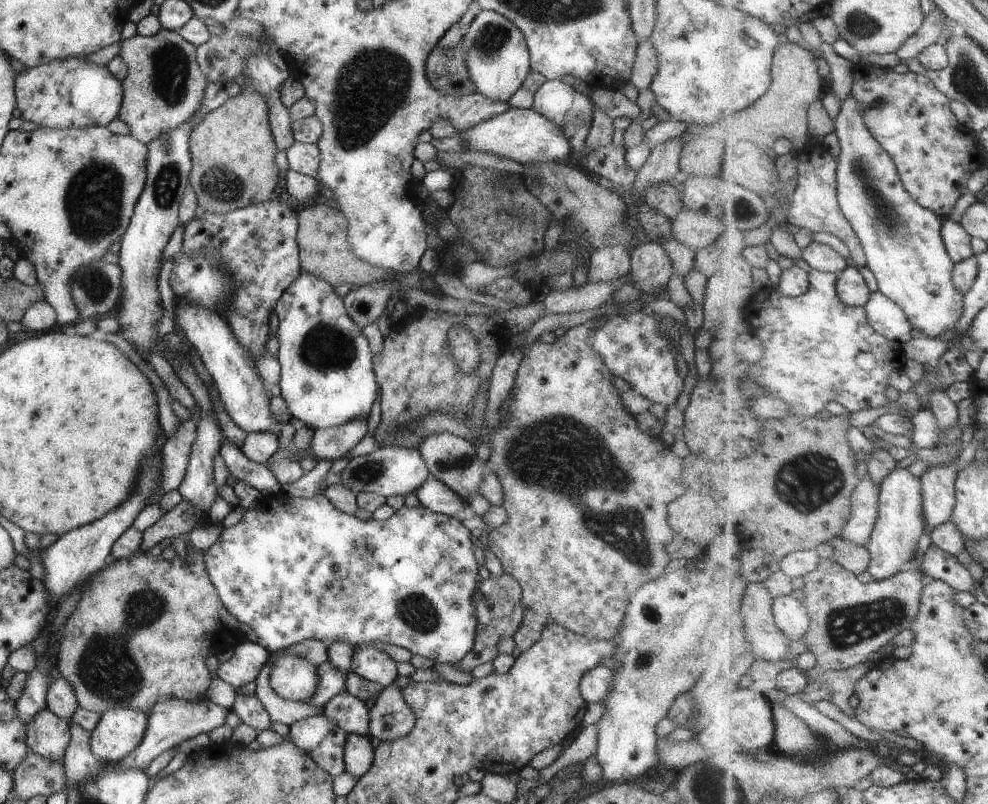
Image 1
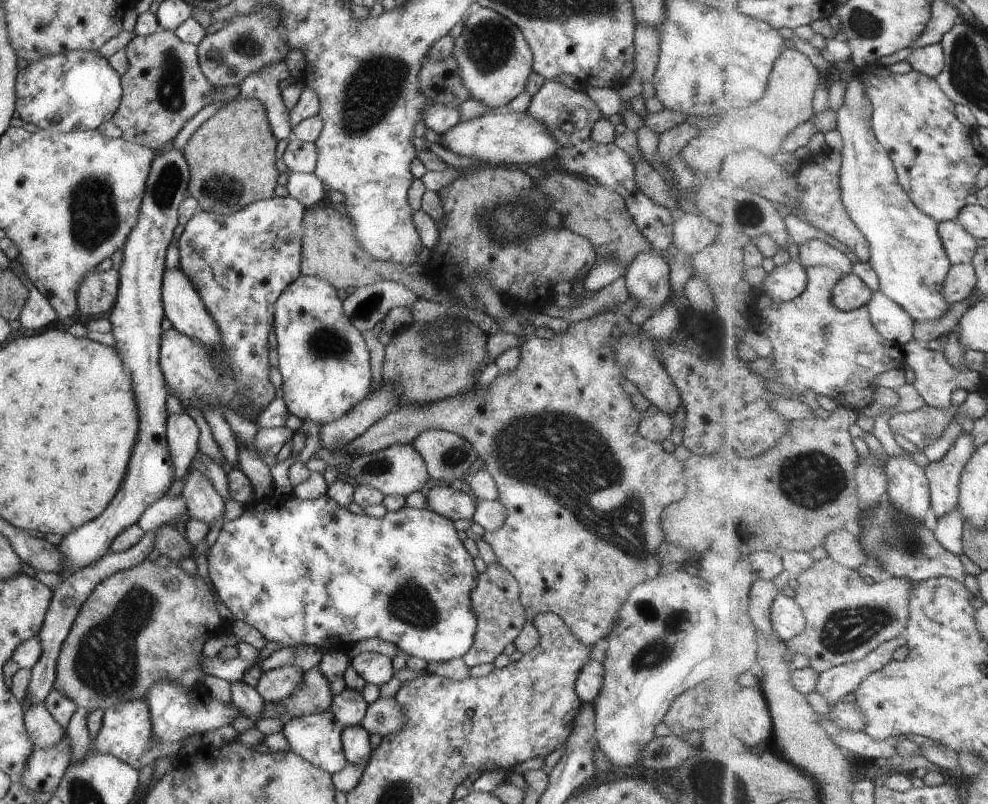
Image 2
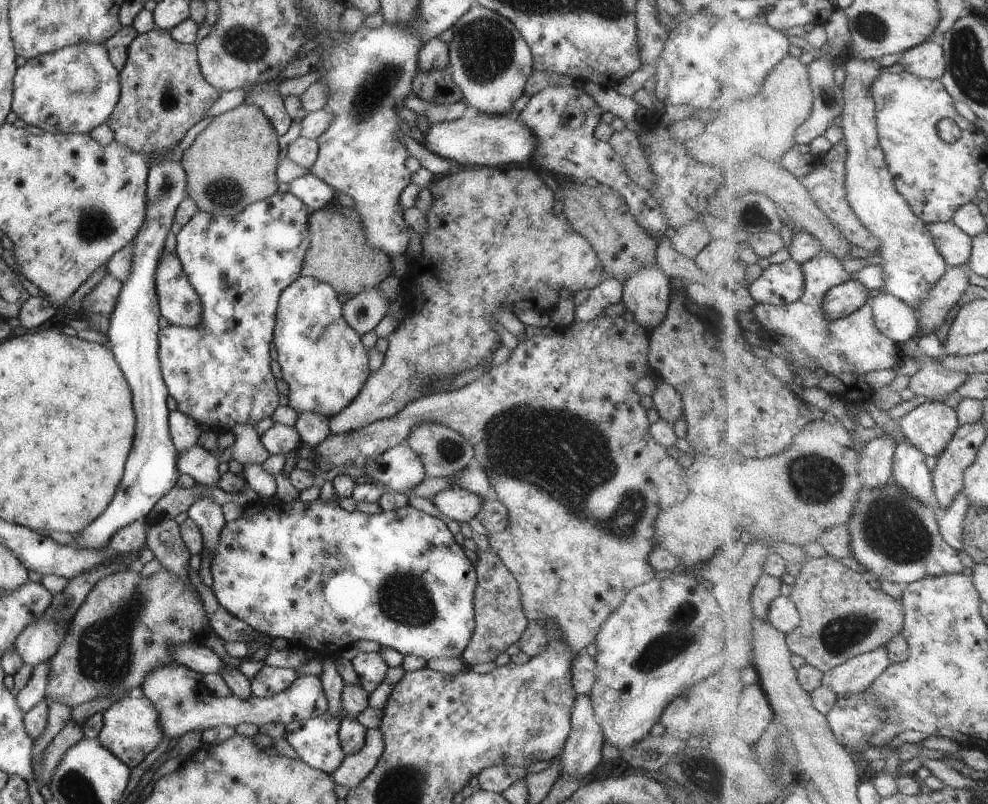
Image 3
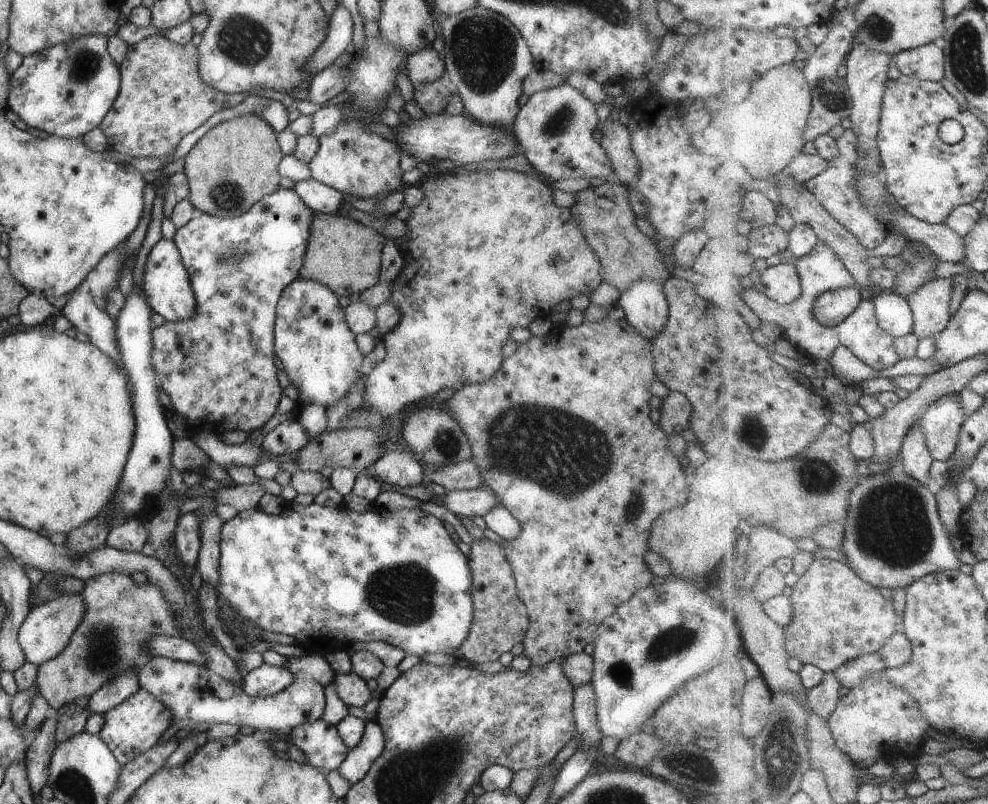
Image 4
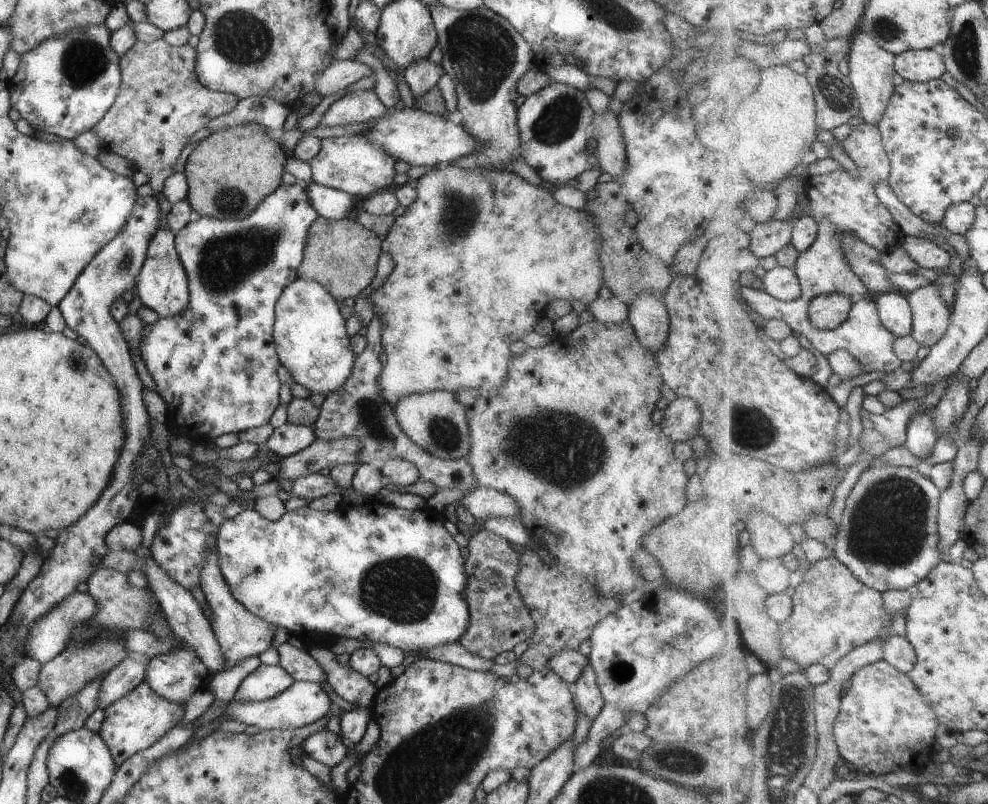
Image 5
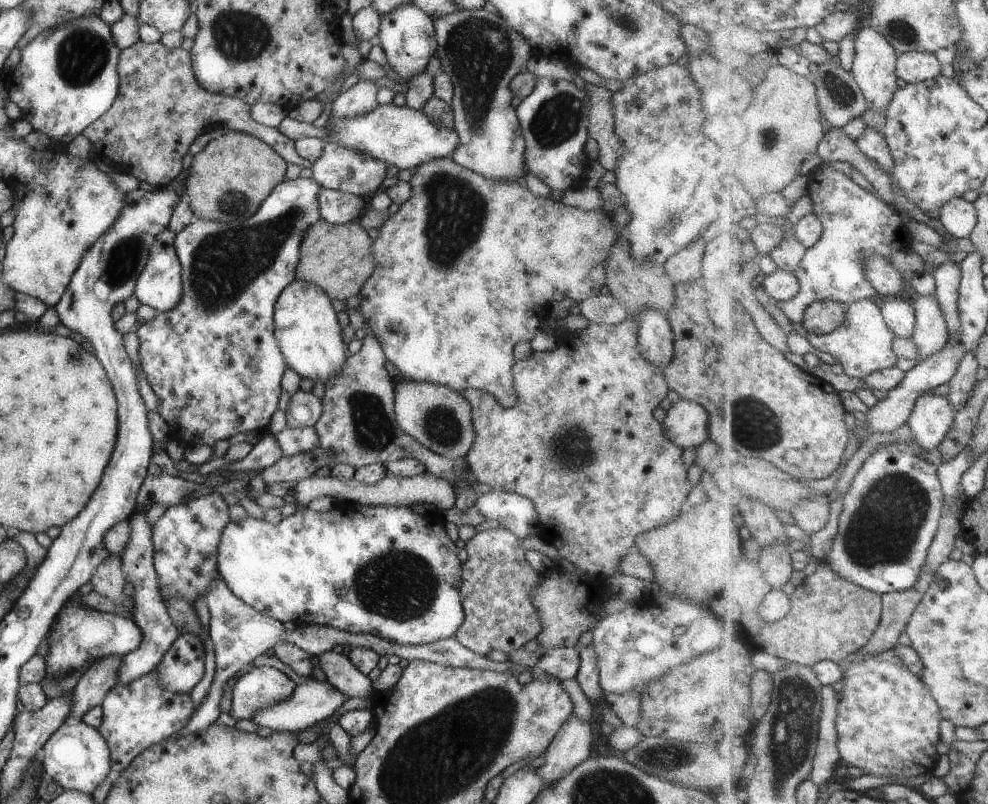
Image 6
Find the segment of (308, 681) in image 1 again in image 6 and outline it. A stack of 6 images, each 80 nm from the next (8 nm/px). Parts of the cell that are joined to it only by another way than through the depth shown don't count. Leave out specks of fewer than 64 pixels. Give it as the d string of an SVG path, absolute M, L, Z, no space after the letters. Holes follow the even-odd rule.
M253 667L236 678L229 712L234 719L250 719L256 711L290 697L296 684L273 667Z

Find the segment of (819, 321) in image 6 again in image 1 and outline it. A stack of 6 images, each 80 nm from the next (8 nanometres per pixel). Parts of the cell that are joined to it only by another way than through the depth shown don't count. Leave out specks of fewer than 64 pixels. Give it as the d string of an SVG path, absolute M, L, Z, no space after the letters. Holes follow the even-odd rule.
M847 267L838 274L839 298L850 307L864 307L870 299L872 290L867 286L863 275L853 267Z

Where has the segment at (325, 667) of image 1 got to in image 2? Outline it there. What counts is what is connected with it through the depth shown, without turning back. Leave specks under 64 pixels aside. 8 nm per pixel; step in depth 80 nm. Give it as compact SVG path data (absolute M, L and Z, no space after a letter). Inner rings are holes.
M317 665L303 671L298 687L288 697L270 703L263 702L262 718L279 718L284 723L293 717L327 711L333 696L329 678L321 674Z

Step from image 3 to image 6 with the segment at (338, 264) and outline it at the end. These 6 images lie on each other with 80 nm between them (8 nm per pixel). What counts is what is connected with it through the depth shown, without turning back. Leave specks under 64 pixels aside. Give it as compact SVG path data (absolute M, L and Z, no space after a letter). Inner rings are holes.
M320 218L309 226L300 242L295 279L317 285L330 301L355 297L376 263L371 243L371 238L358 220L334 225Z

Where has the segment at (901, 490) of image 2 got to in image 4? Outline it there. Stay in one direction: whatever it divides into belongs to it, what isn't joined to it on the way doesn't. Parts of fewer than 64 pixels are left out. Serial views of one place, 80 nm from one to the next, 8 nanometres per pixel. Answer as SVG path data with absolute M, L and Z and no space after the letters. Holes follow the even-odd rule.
M915 423L909 429L902 444L900 455L903 459L903 465L900 468L919 482L927 485L931 492L934 492L940 484L930 475L934 458L932 458L927 444L926 432L921 425Z

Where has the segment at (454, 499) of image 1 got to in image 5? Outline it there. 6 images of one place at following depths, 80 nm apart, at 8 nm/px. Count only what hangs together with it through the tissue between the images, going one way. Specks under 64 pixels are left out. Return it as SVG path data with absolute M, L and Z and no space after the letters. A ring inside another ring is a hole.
M475 486L459 502L456 501L451 508L454 507L463 507L475 519L481 518L481 520L497 516L501 516L501 518L508 516L512 519L520 518L519 505L514 498L487 487Z

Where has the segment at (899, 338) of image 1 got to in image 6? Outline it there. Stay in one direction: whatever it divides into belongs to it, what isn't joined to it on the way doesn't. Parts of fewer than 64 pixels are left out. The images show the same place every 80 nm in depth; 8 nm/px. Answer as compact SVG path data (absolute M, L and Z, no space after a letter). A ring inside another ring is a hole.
M884 297L879 298L878 302L887 326L890 326L896 336L904 339L913 338L917 319L910 298Z

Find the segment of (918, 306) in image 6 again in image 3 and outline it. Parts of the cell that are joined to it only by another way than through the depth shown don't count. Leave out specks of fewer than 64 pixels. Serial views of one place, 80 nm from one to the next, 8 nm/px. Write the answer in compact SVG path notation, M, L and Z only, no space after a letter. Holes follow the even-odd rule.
M951 267L930 292L930 297L916 310L922 330L933 336L939 328L945 326L947 314L951 308L963 300L965 290L969 288L969 278L963 270Z

